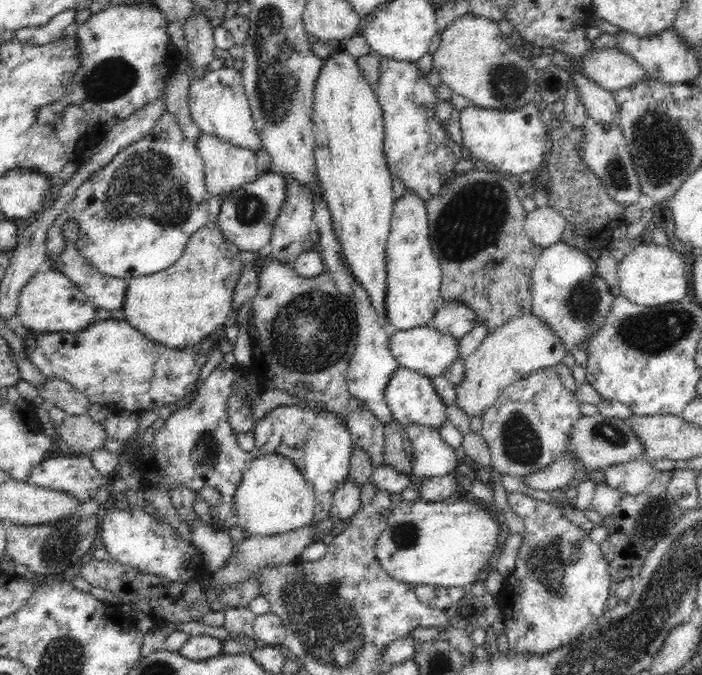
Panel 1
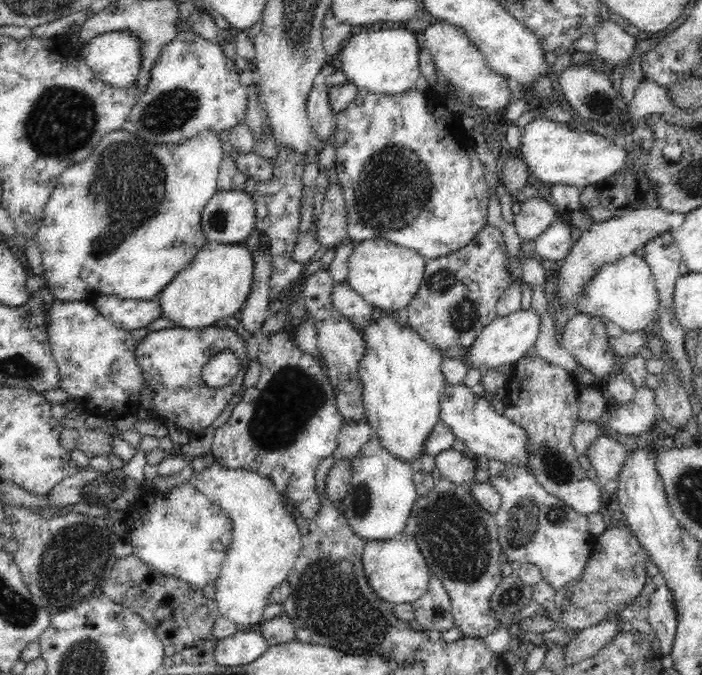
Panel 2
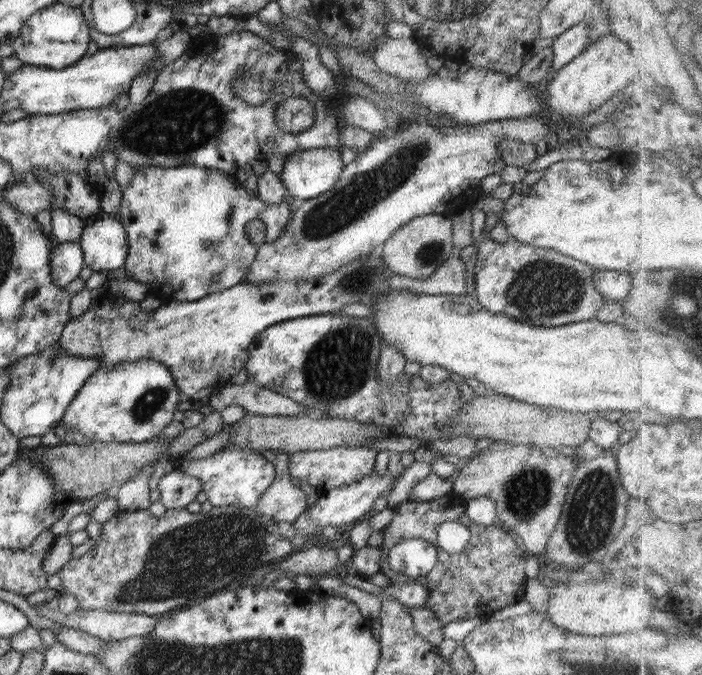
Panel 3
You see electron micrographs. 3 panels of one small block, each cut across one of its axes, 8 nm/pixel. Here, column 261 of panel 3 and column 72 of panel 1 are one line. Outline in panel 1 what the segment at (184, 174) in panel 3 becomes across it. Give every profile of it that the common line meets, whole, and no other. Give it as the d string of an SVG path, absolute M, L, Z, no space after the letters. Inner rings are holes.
M163 116L159 122L146 133L146 136L142 137L136 142L132 142L129 146L126 146L122 152L118 152L112 161L108 164L102 165L96 172L93 172L78 188L76 196L66 205L66 210L54 220L54 224L46 231L46 250L47 258L51 260L58 260L60 254L64 252L66 244L64 243L64 235L62 235L62 226L64 222L73 221L80 225L78 239L76 240L75 247L78 249L80 256L83 256L98 272L113 276L114 278L120 278L127 283L136 276L148 276L156 274L166 268L170 268L174 264L186 248L190 237L200 231L204 226L207 226L210 222L208 213L208 199L211 197L206 188L206 177L204 177L204 163L200 154L198 153L197 146L186 141L182 131L177 126L176 119L172 116Z

